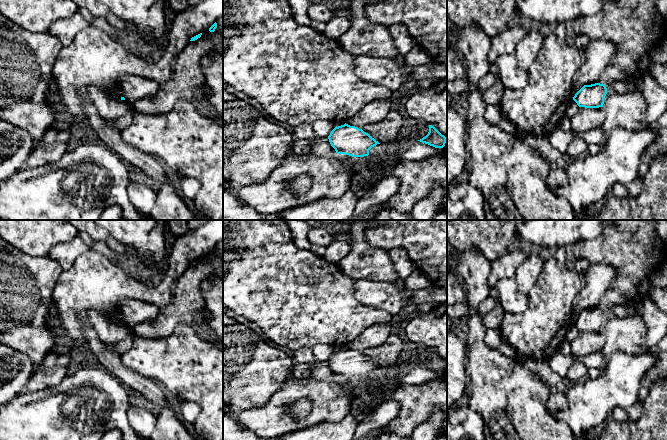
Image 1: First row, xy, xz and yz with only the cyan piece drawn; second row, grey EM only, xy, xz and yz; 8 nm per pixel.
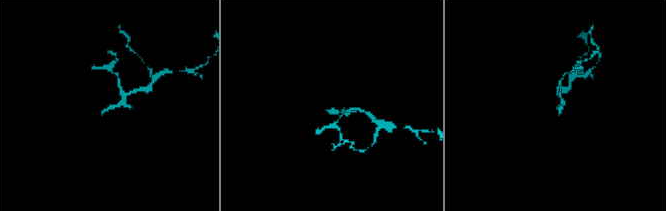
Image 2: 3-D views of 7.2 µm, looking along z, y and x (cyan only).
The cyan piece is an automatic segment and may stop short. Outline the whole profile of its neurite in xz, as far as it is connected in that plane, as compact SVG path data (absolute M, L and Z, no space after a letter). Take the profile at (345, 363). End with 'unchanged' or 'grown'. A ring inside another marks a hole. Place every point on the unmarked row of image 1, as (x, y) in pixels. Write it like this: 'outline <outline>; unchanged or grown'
outline M346 347L335 351L328 363L337 378L345 378L352 381L368 380L369 374L380 368L362 353Z; unchanged

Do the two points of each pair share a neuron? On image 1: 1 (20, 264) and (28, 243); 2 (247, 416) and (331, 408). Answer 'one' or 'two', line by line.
1: two
2: one

